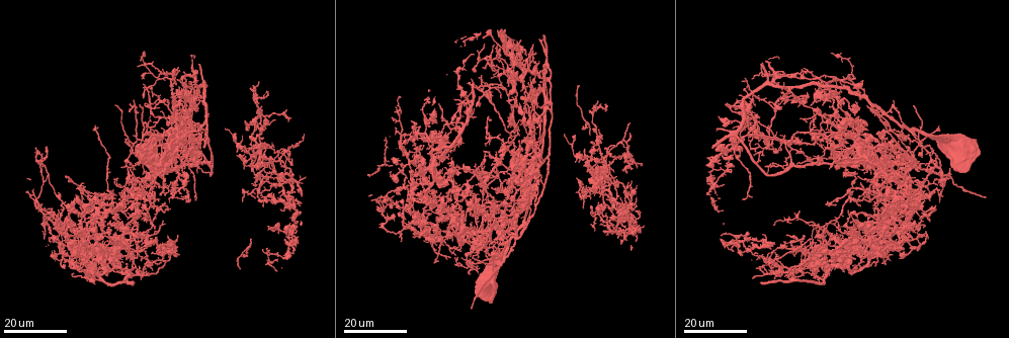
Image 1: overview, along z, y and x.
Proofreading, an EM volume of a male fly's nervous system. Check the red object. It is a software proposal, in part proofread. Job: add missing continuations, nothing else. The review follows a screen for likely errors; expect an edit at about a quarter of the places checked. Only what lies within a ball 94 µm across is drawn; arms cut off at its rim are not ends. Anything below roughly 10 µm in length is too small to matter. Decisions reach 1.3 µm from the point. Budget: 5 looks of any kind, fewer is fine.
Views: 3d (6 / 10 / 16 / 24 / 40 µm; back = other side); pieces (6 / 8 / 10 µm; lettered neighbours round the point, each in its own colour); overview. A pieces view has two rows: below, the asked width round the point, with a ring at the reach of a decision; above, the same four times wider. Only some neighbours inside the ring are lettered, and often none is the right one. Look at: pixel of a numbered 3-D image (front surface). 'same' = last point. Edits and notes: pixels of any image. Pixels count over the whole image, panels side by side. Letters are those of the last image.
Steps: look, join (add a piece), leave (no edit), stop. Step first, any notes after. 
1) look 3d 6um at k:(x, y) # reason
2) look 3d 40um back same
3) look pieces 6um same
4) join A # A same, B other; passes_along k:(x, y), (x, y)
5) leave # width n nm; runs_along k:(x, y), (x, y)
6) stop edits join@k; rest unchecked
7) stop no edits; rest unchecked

look 3d 24um at 1:(170, 167) # an open end

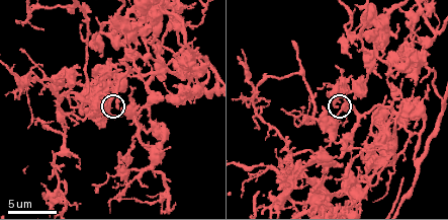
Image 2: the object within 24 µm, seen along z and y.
look 3d 10um at 2:(346, 106) # closer look

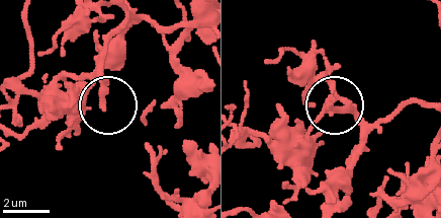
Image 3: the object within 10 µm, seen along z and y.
look pieces 8um at 3:(102, 104)

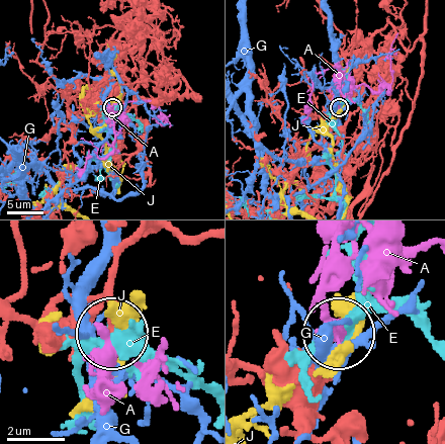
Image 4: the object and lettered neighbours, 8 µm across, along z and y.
join A # width 280 nm; A same, E other, G other, J other; passes_along 4:(117, 262), (110, 368), (95, 390); it goes on there

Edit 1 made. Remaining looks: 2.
look 3d 16um at 1:(201, 133) # branch stops here

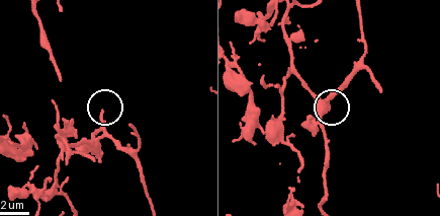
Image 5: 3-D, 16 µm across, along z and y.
look pieces 6um at 5:(102, 109)

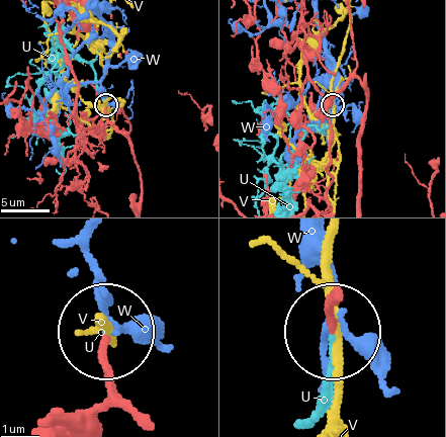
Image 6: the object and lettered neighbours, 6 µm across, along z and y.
join U # U same, V other, W other; passes_along 6:(339, 297), (330, 311), (330, 384), (303, 420); the cell continues

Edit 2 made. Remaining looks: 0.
stop edits join@4, join@6; rest unchecked

